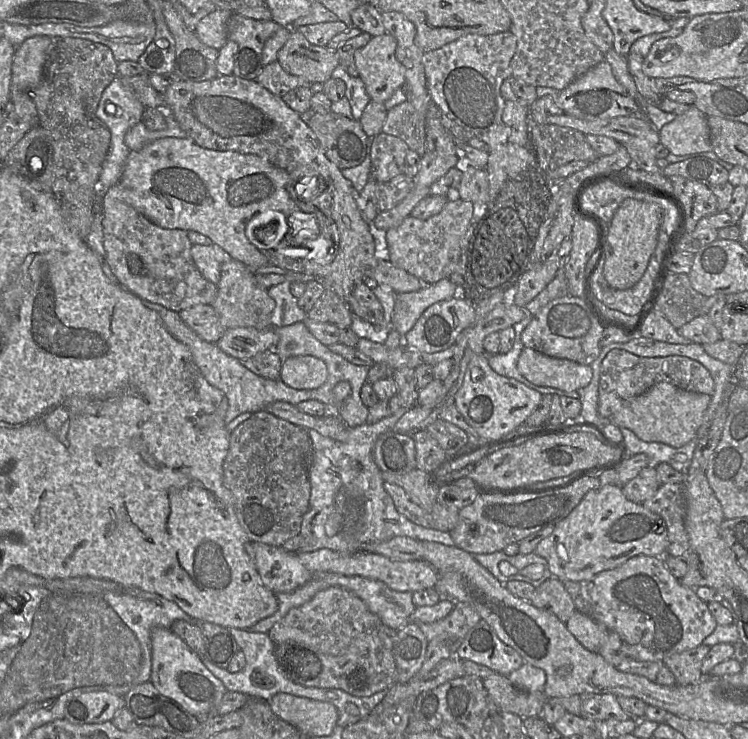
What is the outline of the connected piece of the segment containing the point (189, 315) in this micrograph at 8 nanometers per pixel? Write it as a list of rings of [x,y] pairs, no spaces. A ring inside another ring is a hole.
[[[197,304],[178,313],[181,320],[207,342],[216,343],[227,330],[211,304]]]

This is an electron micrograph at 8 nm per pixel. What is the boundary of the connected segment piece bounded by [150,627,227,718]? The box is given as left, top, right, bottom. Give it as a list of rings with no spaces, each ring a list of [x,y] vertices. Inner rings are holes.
[[[154,627],[150,637],[152,644],[150,680],[156,689],[198,718],[206,718],[214,714],[217,705],[227,692],[223,682],[207,669],[202,657],[191,650],[171,629]]]

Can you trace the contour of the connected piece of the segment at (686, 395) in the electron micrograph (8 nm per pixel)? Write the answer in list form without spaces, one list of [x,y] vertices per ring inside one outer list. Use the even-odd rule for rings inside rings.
[[[658,382],[643,394],[624,402],[608,422],[633,431],[643,441],[679,448],[696,437],[711,397],[704,393],[686,391],[668,382]]]

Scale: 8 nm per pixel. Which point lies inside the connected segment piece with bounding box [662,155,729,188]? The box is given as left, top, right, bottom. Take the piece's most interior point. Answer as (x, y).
(701, 169)

